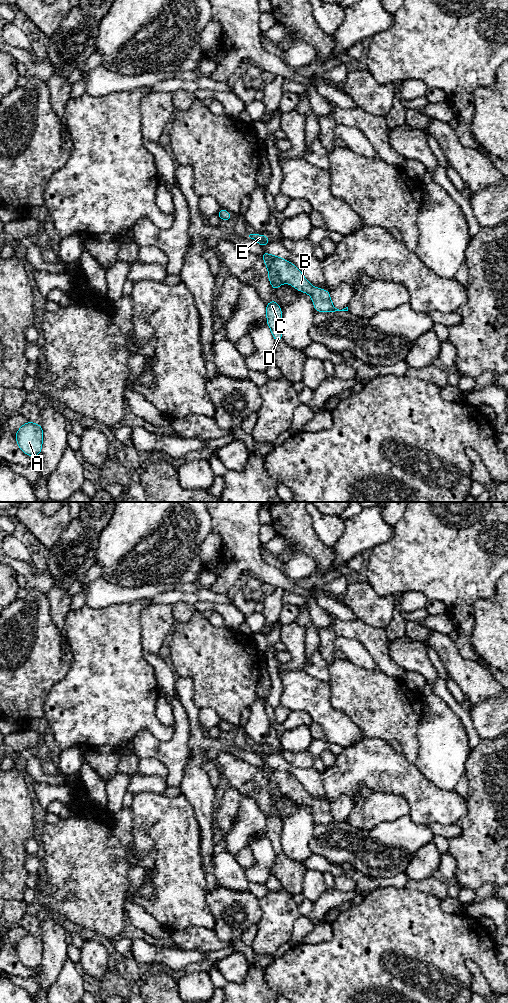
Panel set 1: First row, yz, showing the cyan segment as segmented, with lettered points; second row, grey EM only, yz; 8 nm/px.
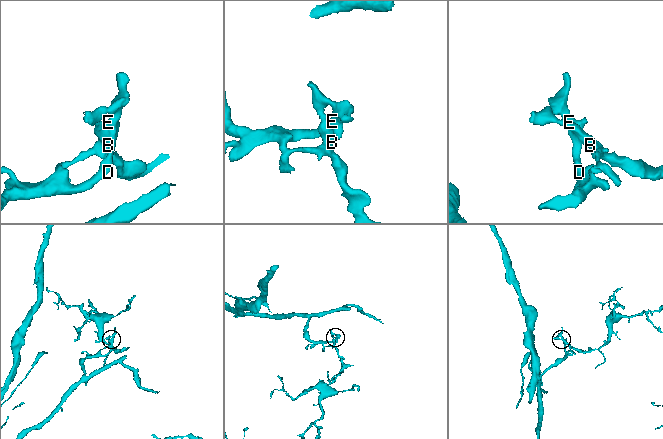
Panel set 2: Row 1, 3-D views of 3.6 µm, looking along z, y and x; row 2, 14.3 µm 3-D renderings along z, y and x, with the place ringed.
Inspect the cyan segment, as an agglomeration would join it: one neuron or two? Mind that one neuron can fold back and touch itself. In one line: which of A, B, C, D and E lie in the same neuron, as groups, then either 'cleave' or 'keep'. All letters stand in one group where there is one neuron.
A C D E / B | cleave

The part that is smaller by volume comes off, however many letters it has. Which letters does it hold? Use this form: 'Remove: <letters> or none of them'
Remove: B

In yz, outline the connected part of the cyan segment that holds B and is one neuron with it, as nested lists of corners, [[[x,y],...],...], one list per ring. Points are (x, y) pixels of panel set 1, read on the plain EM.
[[[270,767],[270,772],[283,795],[290,796],[299,804],[311,808],[316,824],[348,823],[348,819],[342,822],[335,820],[330,810],[330,803],[311,797],[293,775],[275,767]]]

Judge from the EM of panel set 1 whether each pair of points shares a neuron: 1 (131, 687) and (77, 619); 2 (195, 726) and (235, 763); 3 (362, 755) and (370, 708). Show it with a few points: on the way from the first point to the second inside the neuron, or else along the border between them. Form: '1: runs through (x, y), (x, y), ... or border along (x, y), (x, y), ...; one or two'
1: runs through (114, 670), (108, 664), (108, 657), (94, 636); one
2: border along (215, 759), (219, 752), (229, 751), (244, 760); two
3: border along (363, 738), (380, 738), (386, 742); two

